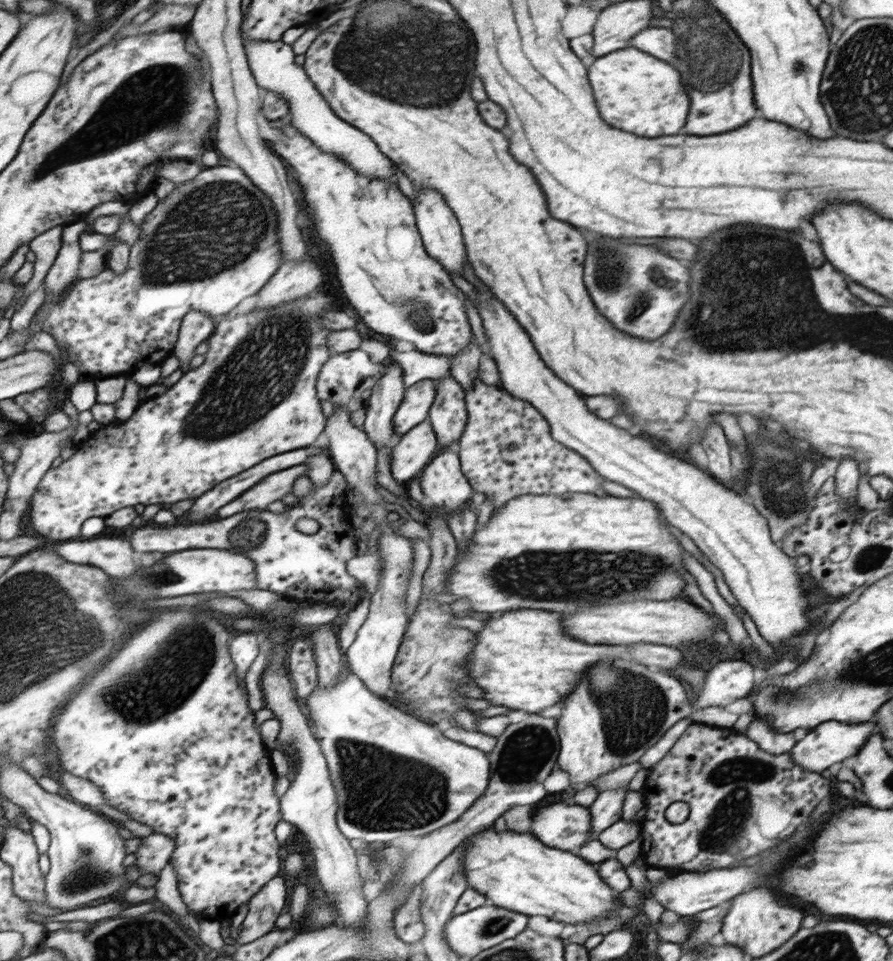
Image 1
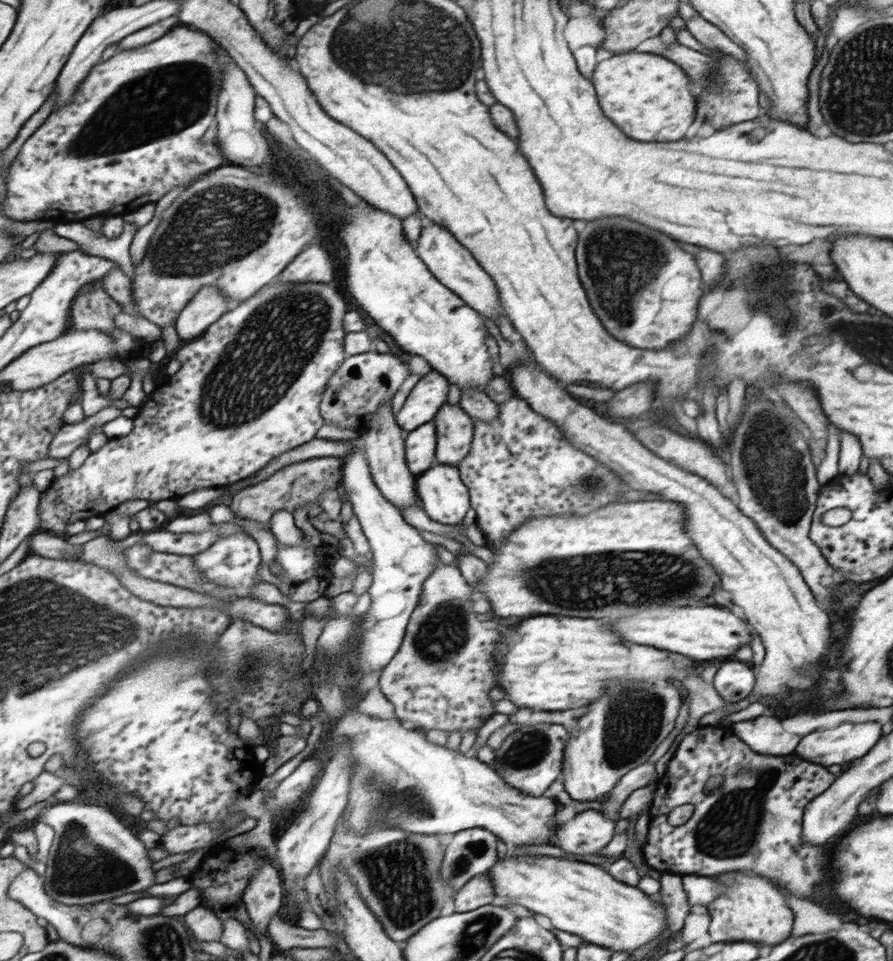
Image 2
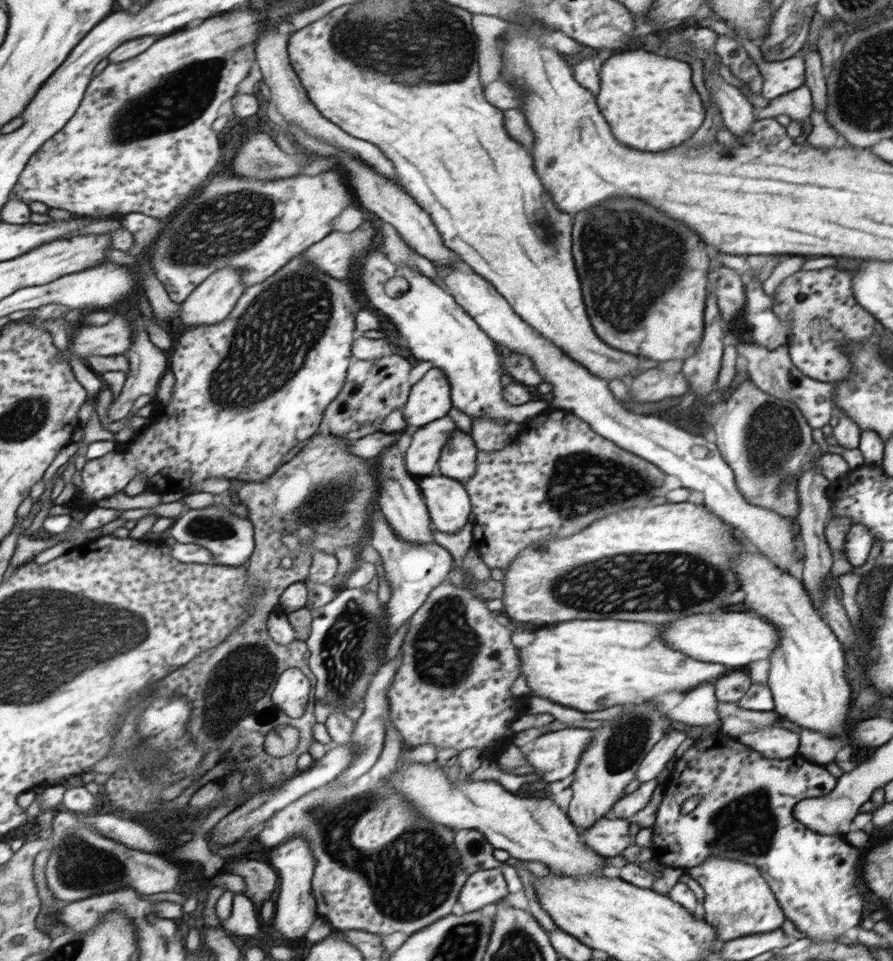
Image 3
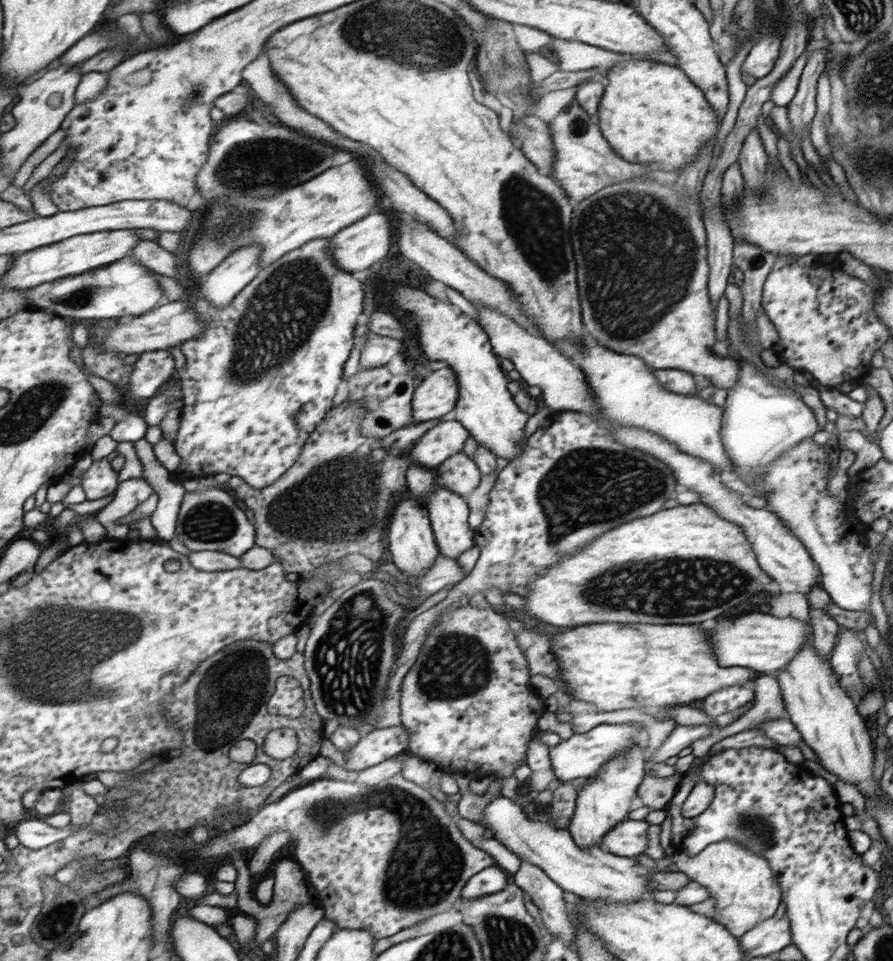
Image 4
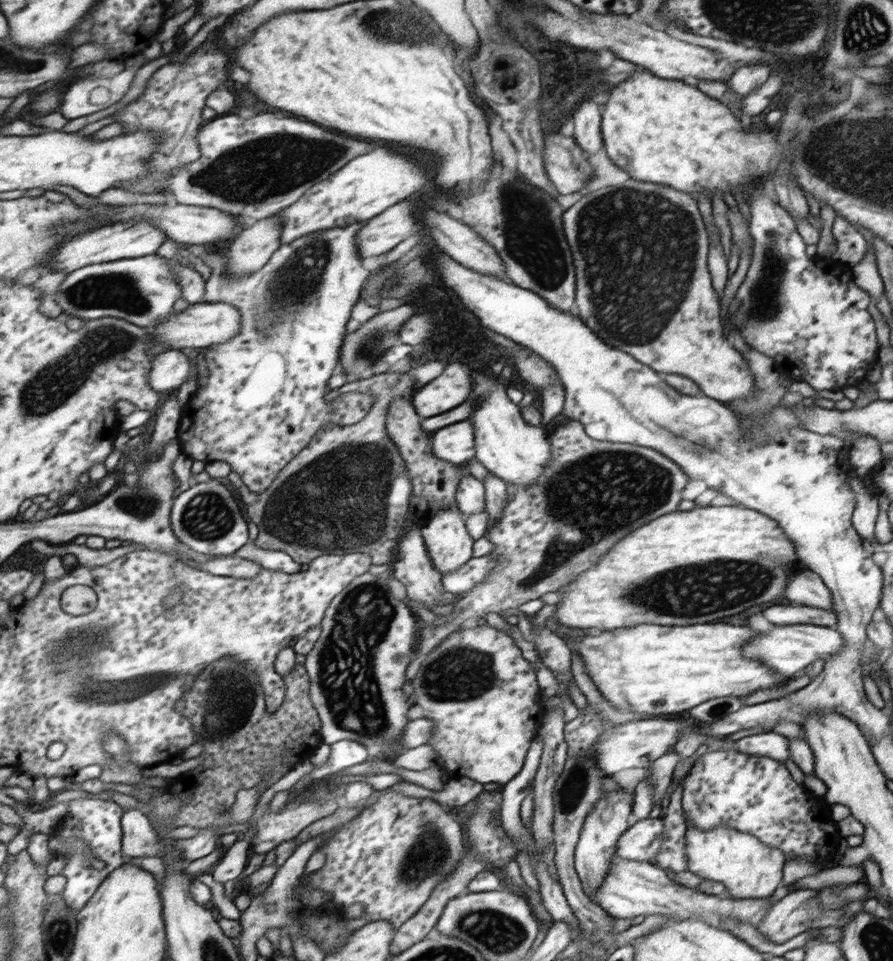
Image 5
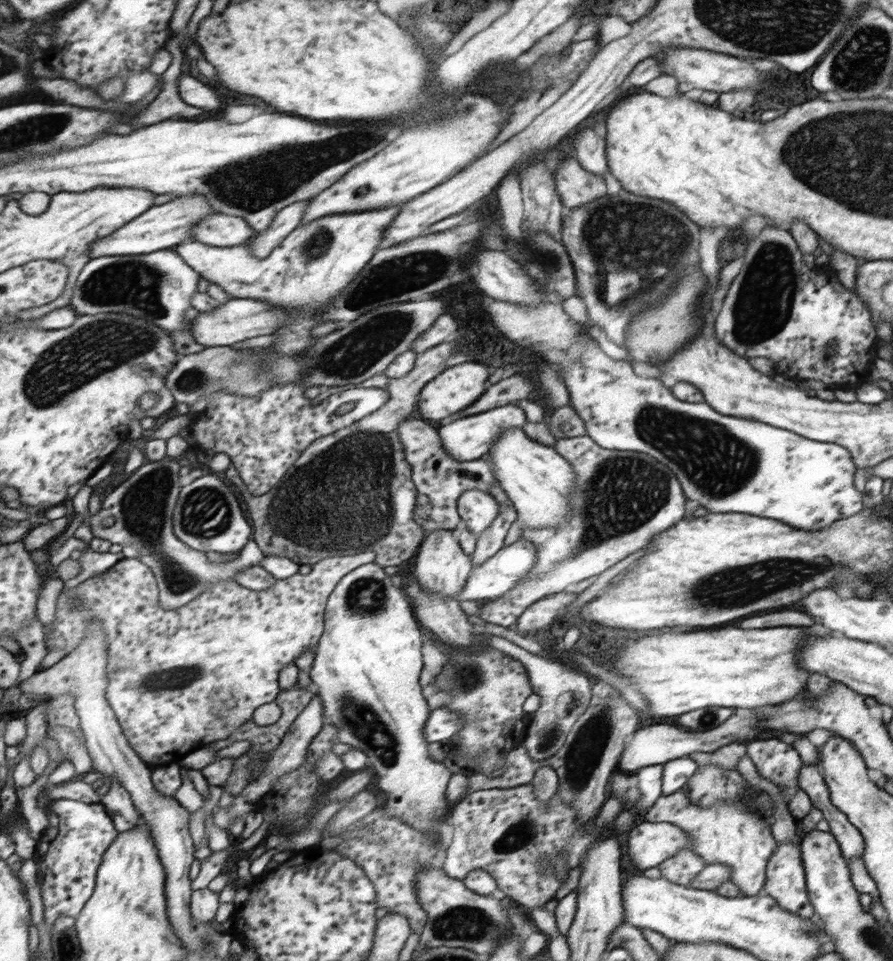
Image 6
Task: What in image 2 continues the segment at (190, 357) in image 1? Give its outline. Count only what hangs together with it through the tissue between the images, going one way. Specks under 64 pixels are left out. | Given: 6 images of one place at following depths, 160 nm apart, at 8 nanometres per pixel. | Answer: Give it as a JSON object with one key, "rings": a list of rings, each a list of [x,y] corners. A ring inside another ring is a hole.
{"rings":[[[205,286],[180,312],[175,325],[184,342],[195,341],[229,312],[229,298],[217,286]]]}

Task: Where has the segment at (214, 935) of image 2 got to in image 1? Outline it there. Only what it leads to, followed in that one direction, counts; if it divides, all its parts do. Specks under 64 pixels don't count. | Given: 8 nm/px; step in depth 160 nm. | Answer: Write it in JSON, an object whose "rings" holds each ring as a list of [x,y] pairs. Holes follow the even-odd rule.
{"rings":[[[171,863],[167,864],[160,872],[159,876],[161,876],[161,880],[159,880],[159,884],[157,884],[157,898],[159,898],[163,904],[181,918],[183,916],[191,916],[197,919],[197,921],[206,919],[193,912],[183,900],[178,887],[179,879],[175,866]]]}

